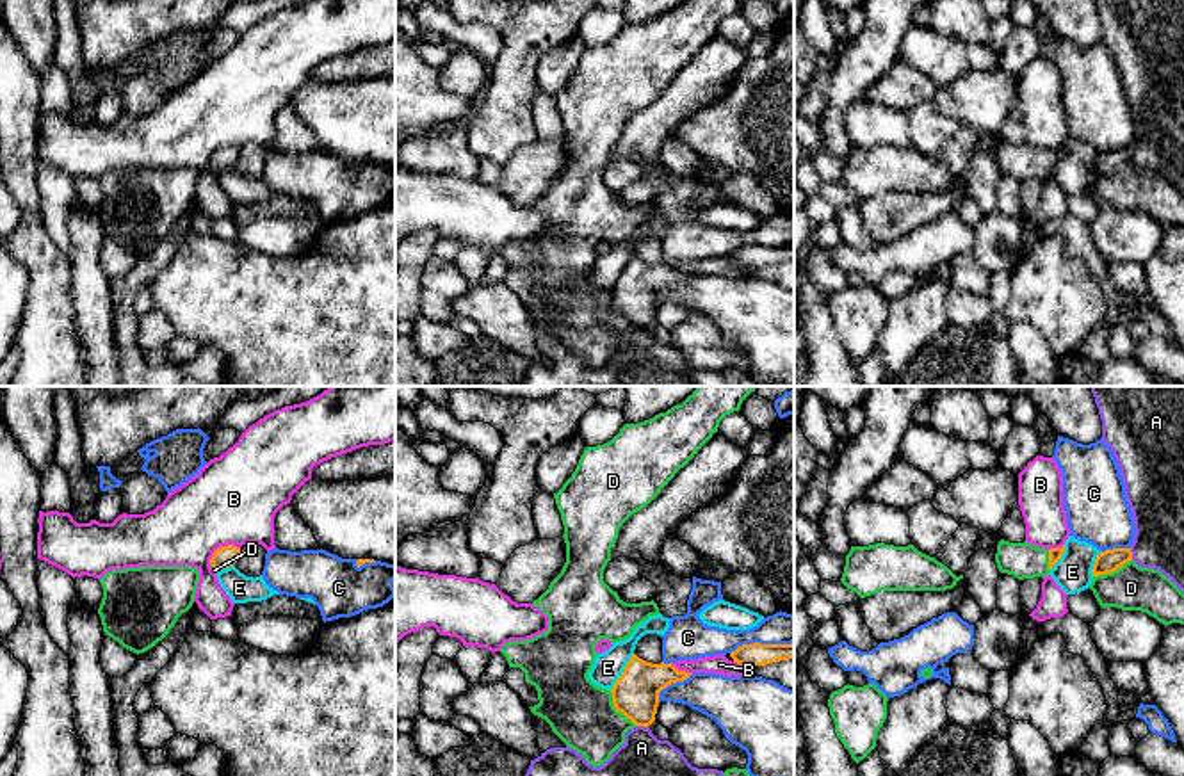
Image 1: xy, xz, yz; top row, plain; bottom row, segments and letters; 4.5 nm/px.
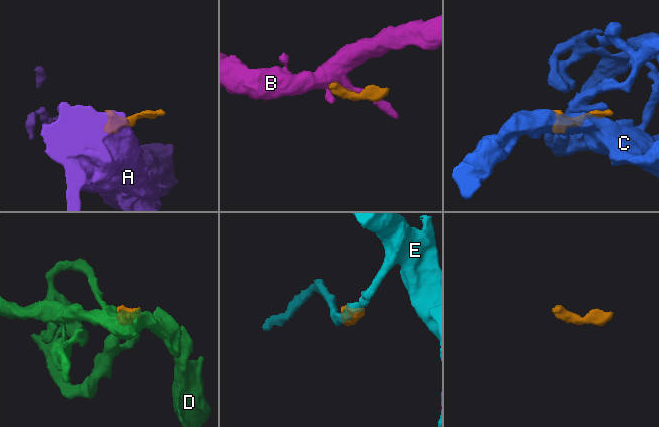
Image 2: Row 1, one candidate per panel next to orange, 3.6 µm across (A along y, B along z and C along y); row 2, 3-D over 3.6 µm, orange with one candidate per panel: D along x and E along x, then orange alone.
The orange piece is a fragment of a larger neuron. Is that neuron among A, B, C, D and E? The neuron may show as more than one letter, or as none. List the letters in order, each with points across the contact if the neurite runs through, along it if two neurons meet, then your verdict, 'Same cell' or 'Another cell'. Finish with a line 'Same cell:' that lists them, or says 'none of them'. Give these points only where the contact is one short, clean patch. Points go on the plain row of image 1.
A: Boundary: xz (636, 326), (647, 330). Another cell
B: Another cell
C: Another cell
D: Same cell
E: Boundary: xz (634, 255), (609, 290). Another cell
Same cell: D

